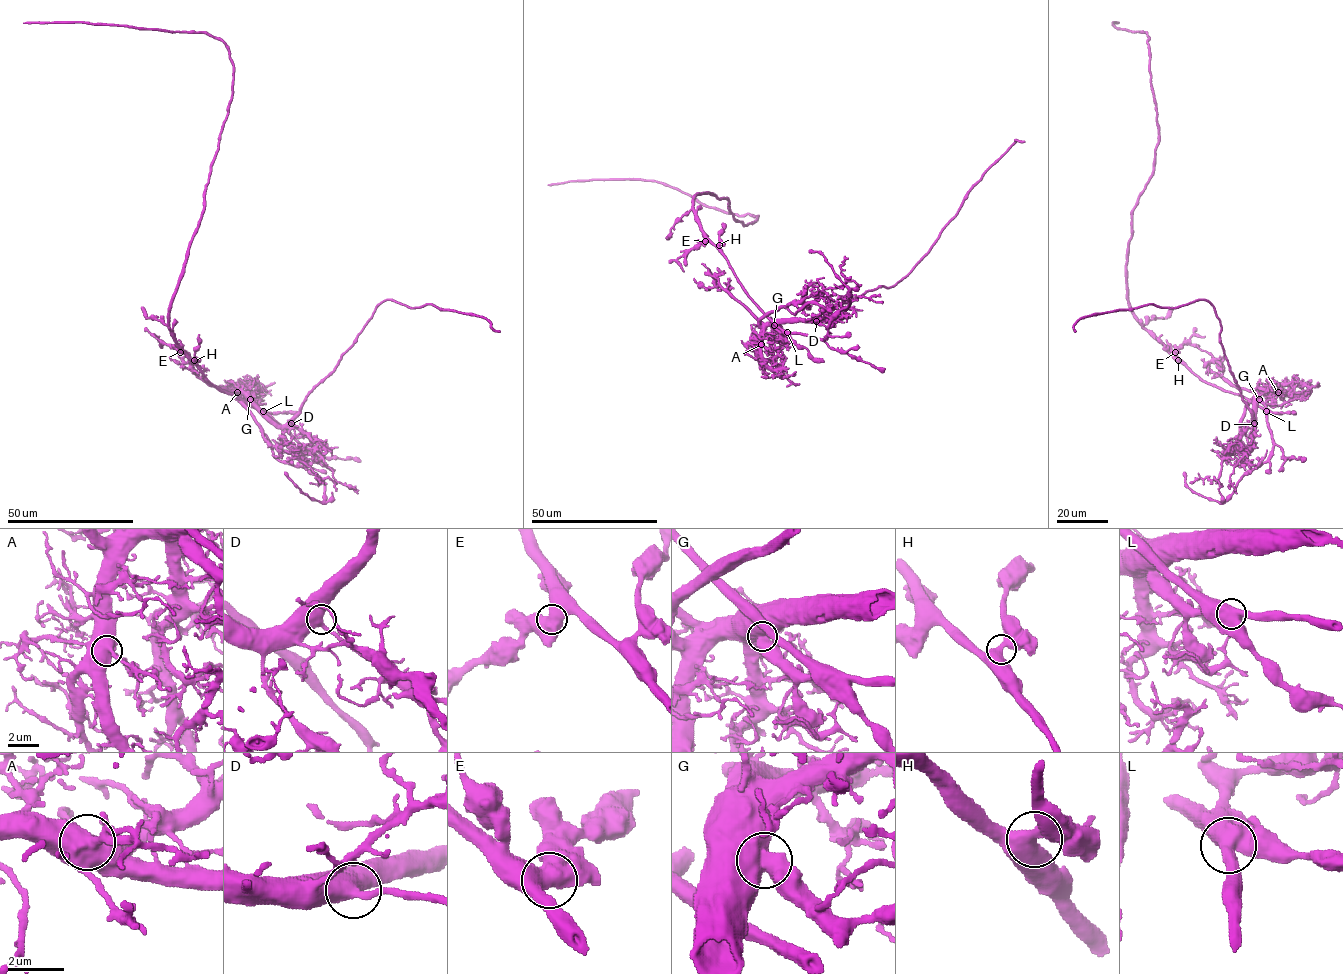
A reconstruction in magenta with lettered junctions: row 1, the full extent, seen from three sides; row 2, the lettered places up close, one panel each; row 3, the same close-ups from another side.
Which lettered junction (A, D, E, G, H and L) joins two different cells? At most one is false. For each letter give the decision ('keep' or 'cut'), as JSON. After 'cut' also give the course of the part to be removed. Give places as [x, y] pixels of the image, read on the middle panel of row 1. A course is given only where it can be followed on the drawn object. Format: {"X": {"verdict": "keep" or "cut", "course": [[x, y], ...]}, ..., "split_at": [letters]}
{"A": {"verdict": "keep"}, "D": {"verdict": "keep"}, "E": {"verdict": "keep"}, "G": {"verdict": "cut", "course": [[774, 325], [782, 331], [703, 231], [693, 199], [726, 198], [744, 225], [757, 216], [654, 181], [548, 185]]}, "H": {"verdict": "keep"}, "L": {"verdict": "keep"}, "split_at": ["G"]}

